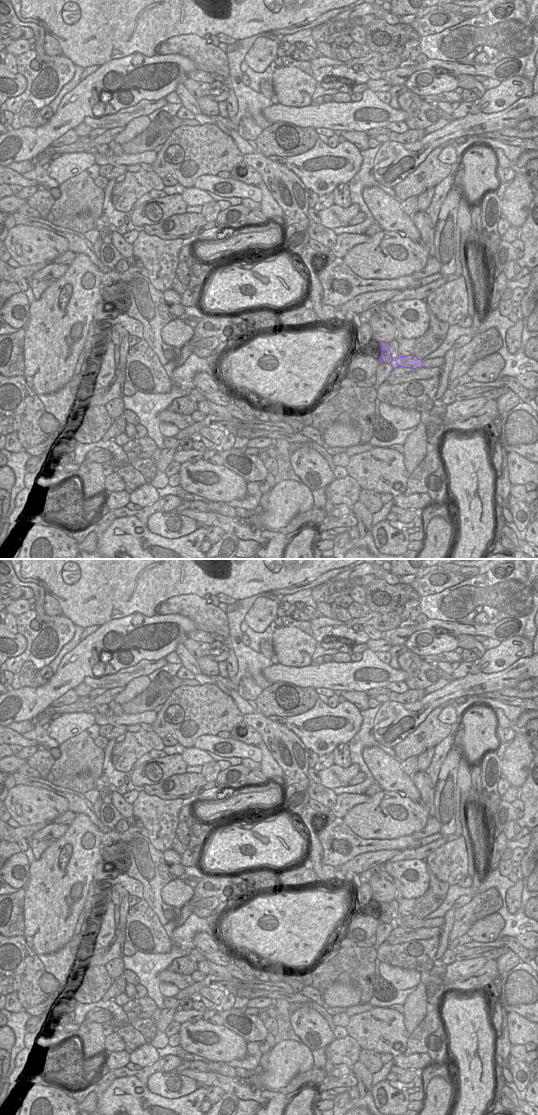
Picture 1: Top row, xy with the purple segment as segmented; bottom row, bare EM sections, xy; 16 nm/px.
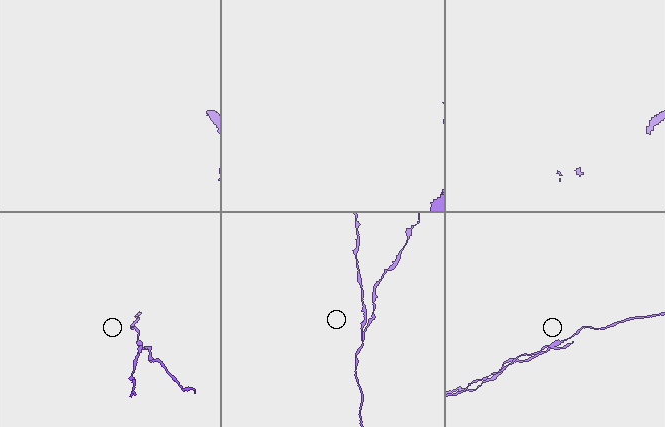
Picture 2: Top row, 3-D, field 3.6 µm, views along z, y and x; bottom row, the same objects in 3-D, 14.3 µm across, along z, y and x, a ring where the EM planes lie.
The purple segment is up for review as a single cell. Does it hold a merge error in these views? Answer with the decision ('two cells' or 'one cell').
two cells

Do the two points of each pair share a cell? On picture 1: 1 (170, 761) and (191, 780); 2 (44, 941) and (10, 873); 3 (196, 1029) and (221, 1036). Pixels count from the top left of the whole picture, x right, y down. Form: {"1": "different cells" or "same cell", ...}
{"1": "different cells", "2": "different cells", "3": "same cell"}

